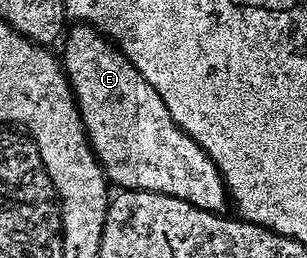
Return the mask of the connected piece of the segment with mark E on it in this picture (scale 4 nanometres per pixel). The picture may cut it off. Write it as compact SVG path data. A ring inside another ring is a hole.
M71 24L65 34L65 41L66 50L60 53L60 60L66 70L66 78L70 81L70 89L74 92L74 102L78 104L86 137L94 154L102 162L107 182L111 186L118 185L114 187L119 190L143 189L172 195L176 199L184 199L196 207L206 209L209 213L222 213L225 205L228 205L228 194L216 163L212 163L209 155L174 122L156 87L152 87L152 83L148 83L148 79L144 79L144 75L136 71L134 64L113 40L99 33L93 25Z

